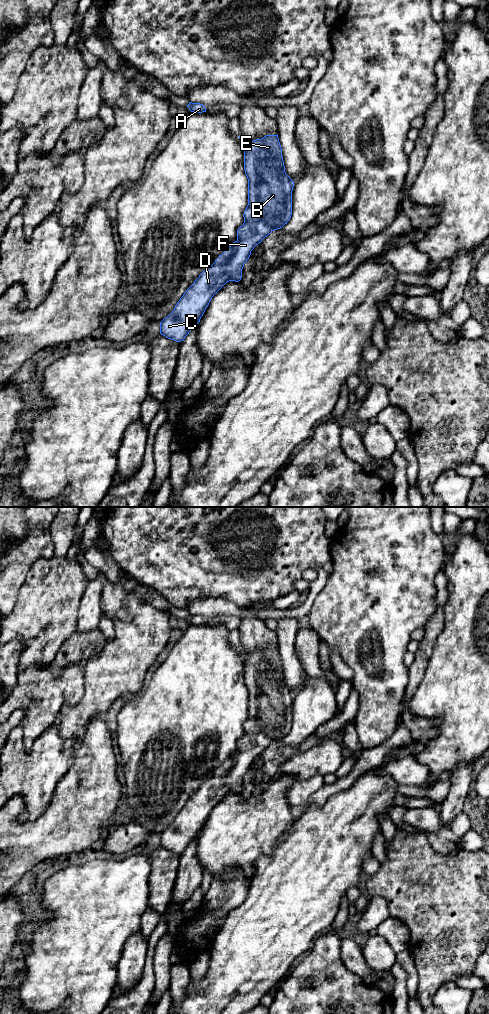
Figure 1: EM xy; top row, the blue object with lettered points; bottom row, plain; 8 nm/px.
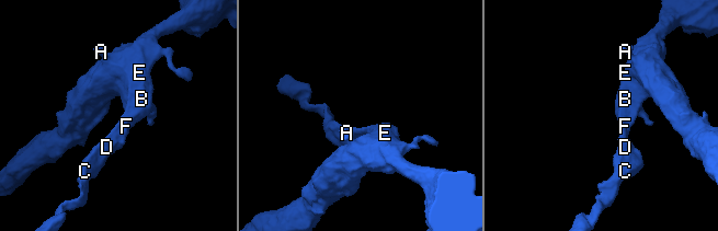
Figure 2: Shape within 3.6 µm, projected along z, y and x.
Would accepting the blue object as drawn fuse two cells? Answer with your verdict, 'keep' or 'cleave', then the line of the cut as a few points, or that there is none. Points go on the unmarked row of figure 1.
keep | no cut

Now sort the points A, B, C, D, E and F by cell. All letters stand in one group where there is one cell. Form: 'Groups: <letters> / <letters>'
Groups: A B C D E F

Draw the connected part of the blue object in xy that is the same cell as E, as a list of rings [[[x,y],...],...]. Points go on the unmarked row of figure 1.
[[[266,647],[253,653],[242,653],[244,682],[248,691],[248,717],[244,723],[244,735],[237,742],[237,752],[219,767],[186,802],[174,822],[160,834],[160,846],[181,854],[200,834],[212,809],[229,793],[239,794],[242,781],[256,757],[272,743],[282,740],[292,727],[292,703],[294,693],[286,686],[282,660],[277,647]]]

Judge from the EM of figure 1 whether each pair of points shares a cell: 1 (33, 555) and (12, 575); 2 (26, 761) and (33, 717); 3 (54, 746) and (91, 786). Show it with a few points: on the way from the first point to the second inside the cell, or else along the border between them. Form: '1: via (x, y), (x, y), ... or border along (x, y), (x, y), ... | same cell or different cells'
1: via (28, 559), (17, 570) | same cell
2: border along (41, 733), (27, 752) | different cells
3: border along (78, 743), (72, 765), (57, 783) | different cells

